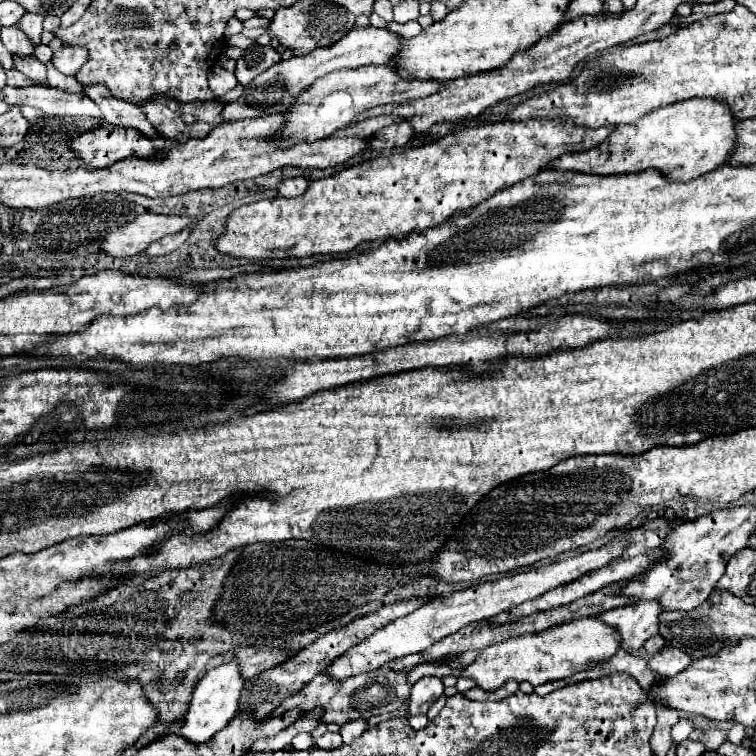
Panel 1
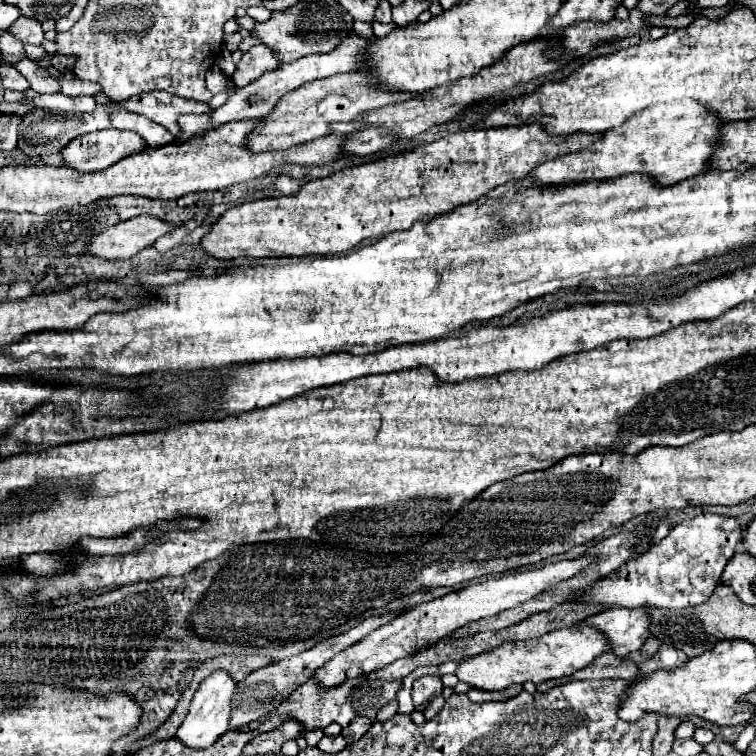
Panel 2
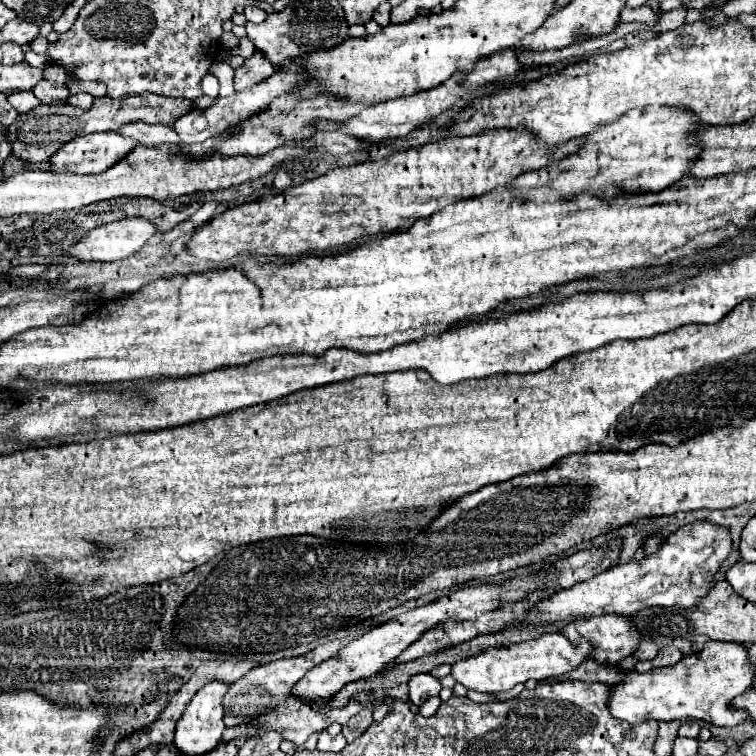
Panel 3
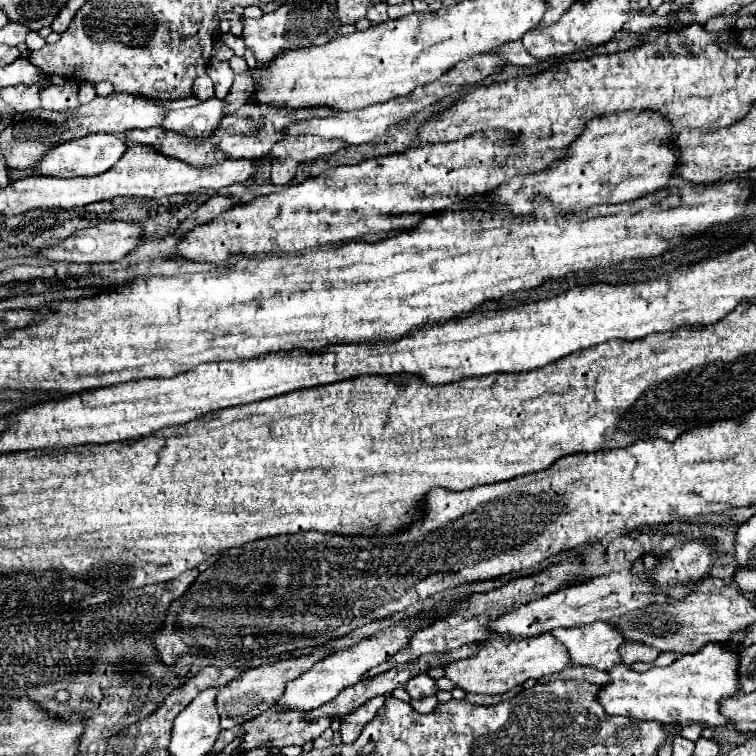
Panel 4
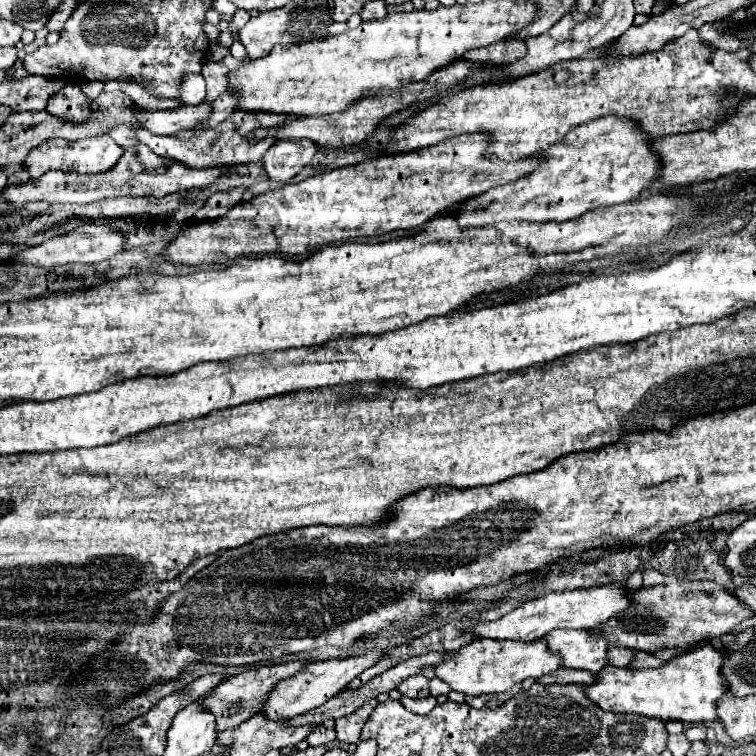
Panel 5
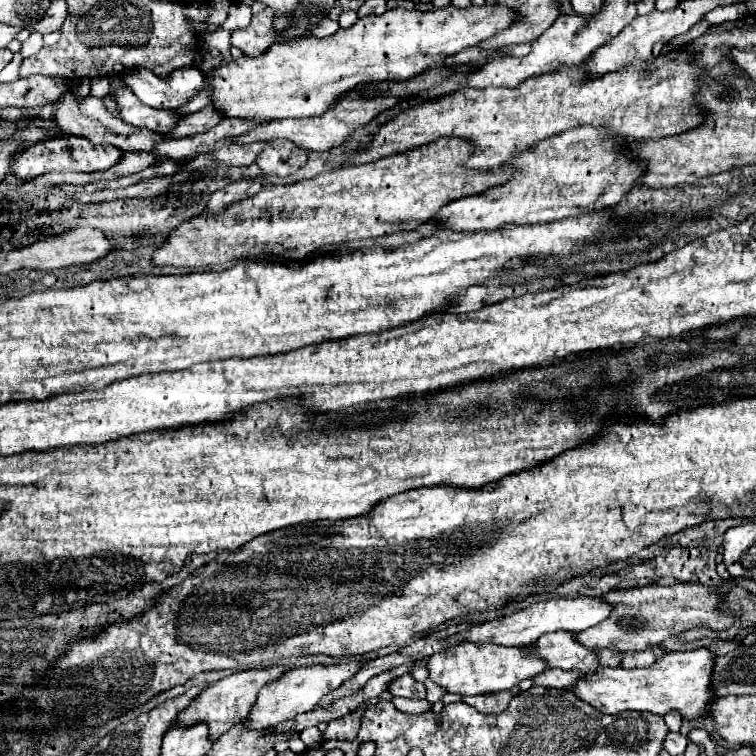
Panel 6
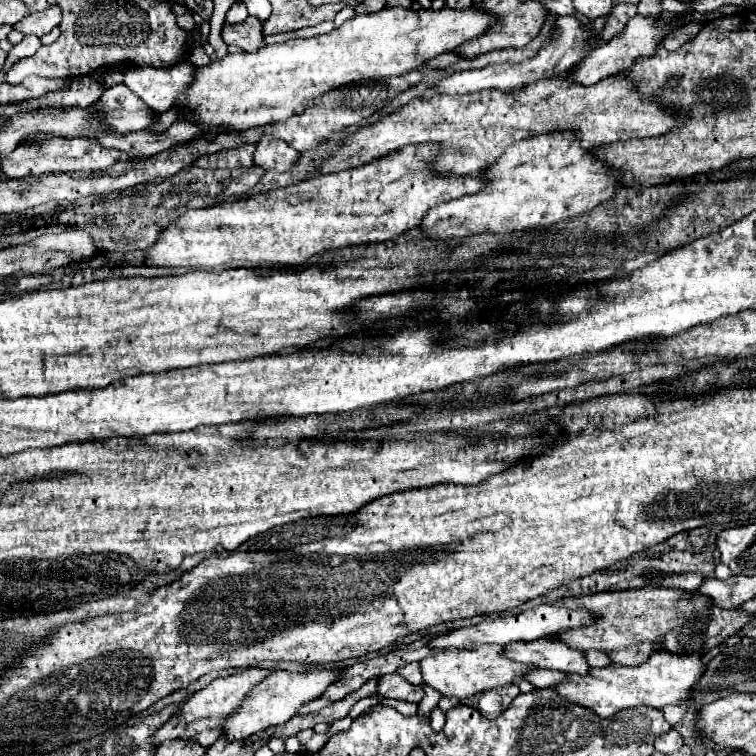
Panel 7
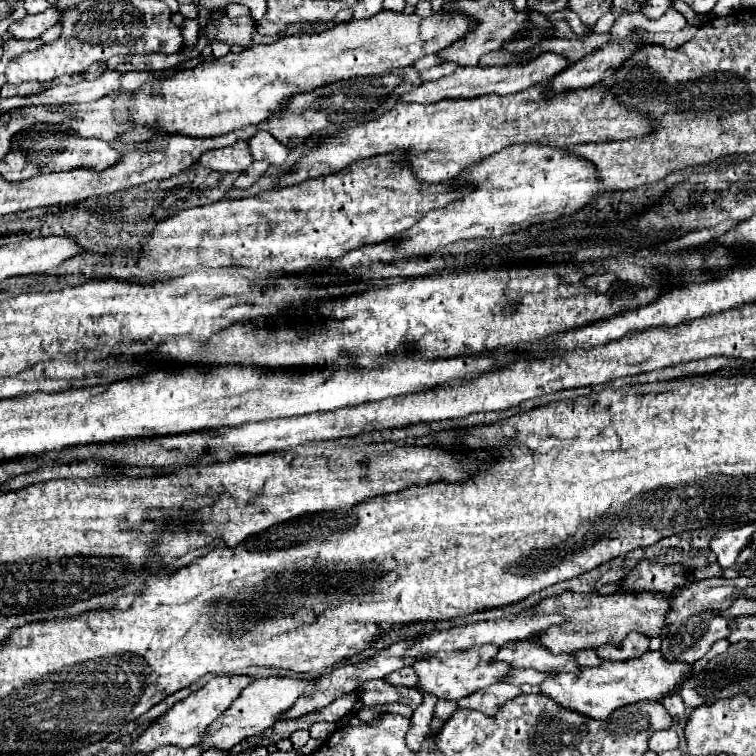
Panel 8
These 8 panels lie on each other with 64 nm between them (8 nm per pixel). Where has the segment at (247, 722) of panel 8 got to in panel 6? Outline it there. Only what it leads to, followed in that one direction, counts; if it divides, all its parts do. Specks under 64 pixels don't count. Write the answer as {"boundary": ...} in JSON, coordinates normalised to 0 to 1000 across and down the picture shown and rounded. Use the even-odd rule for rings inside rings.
{"boundary":[[[487,870],[479,873],[463,873],[463,876],[450,876],[450,878],[437,878],[437,881],[405,881],[405,884],[389,884],[384,889],[378,889],[378,894],[368,897],[362,905],[354,905],[352,910],[347,910],[347,915],[341,918],[341,929],[336,931],[336,942],[331,942],[331,950],[325,950],[323,955],[328,955],[333,963],[357,963],[365,960],[370,955],[386,952],[394,944],[402,944],[413,937],[418,937],[418,931],[437,918],[439,913],[444,913],[452,902],[463,899],[476,881],[484,876]]]}

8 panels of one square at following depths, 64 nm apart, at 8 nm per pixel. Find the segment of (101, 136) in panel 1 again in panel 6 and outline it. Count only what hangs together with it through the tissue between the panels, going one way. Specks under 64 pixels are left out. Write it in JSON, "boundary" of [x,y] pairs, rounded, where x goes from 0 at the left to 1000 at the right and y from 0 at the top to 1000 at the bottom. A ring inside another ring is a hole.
{"boundary":[[[79,180],[79,183],[66,183],[66,185],[56,185],[42,190],[40,196],[32,198],[32,204],[26,204],[19,217],[16,217],[16,230],[32,235],[32,238],[42,238],[48,233],[56,233],[61,228],[69,225],[93,225],[93,228],[130,228],[130,225],[143,225],[146,220],[151,220],[161,206],[161,198],[156,198],[153,193],[146,190],[122,190],[116,183],[108,180]]]}

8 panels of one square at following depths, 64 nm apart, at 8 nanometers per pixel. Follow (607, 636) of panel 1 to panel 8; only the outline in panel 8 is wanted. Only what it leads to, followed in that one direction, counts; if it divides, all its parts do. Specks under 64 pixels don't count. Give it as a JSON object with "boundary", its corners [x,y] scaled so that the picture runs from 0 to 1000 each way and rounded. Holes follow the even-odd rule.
{"boundary":[[[643,852],[643,854],[630,854],[619,860],[601,860],[601,862],[582,862],[569,870],[558,870],[548,876],[548,886],[553,892],[553,910],[558,915],[577,918],[579,923],[590,926],[608,926],[614,921],[622,921],[648,905],[656,905],[659,899],[669,897],[677,886],[675,878],[653,873],[656,868],[656,854]]]}

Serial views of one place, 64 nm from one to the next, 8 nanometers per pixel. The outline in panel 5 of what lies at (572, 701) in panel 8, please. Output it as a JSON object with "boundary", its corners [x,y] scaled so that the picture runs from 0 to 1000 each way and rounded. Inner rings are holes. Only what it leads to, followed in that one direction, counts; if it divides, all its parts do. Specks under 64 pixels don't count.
{"boundary":[[[931,852],[929,857],[921,857],[918,862],[899,865],[889,870],[884,878],[865,884],[865,886],[836,886],[836,884],[817,884],[804,878],[796,884],[791,892],[788,905],[778,910],[778,923],[794,934],[799,942],[836,942],[857,950],[873,950],[878,955],[884,952],[899,952],[902,958],[931,958],[931,955],[944,955],[950,952],[947,944],[947,926],[963,918],[963,899],[955,889],[955,878],[960,873],[960,865],[944,860],[944,854]]]}

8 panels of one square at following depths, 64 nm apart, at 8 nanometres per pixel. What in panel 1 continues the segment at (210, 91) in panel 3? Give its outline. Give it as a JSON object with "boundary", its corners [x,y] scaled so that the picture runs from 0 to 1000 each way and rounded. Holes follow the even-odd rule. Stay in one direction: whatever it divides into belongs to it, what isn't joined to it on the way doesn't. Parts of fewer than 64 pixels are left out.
{"boundary":[[[283,87],[283,90],[278,93],[275,114],[278,114],[278,119],[280,119],[286,127],[299,124],[299,122],[307,119],[312,111],[315,111],[315,106],[312,106],[310,95],[304,95],[304,93],[294,90],[294,87]]]}

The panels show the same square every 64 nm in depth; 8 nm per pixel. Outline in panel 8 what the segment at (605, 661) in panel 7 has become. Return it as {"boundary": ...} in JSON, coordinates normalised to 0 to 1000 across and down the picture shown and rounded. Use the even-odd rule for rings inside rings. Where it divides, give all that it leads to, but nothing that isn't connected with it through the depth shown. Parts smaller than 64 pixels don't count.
{"boundary":[[[770,860],[762,865],[762,873],[770,878],[770,881],[794,881],[799,873],[791,870],[791,865],[786,860]]]}

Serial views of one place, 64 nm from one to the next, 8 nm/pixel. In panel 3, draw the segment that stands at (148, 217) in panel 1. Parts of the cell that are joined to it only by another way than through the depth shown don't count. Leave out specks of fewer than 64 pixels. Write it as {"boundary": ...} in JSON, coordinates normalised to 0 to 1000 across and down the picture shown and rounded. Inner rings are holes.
{"boundary":[[[167,288],[116,307],[90,336],[103,344],[156,347],[180,336],[201,312],[212,310],[209,299],[193,288]]]}

